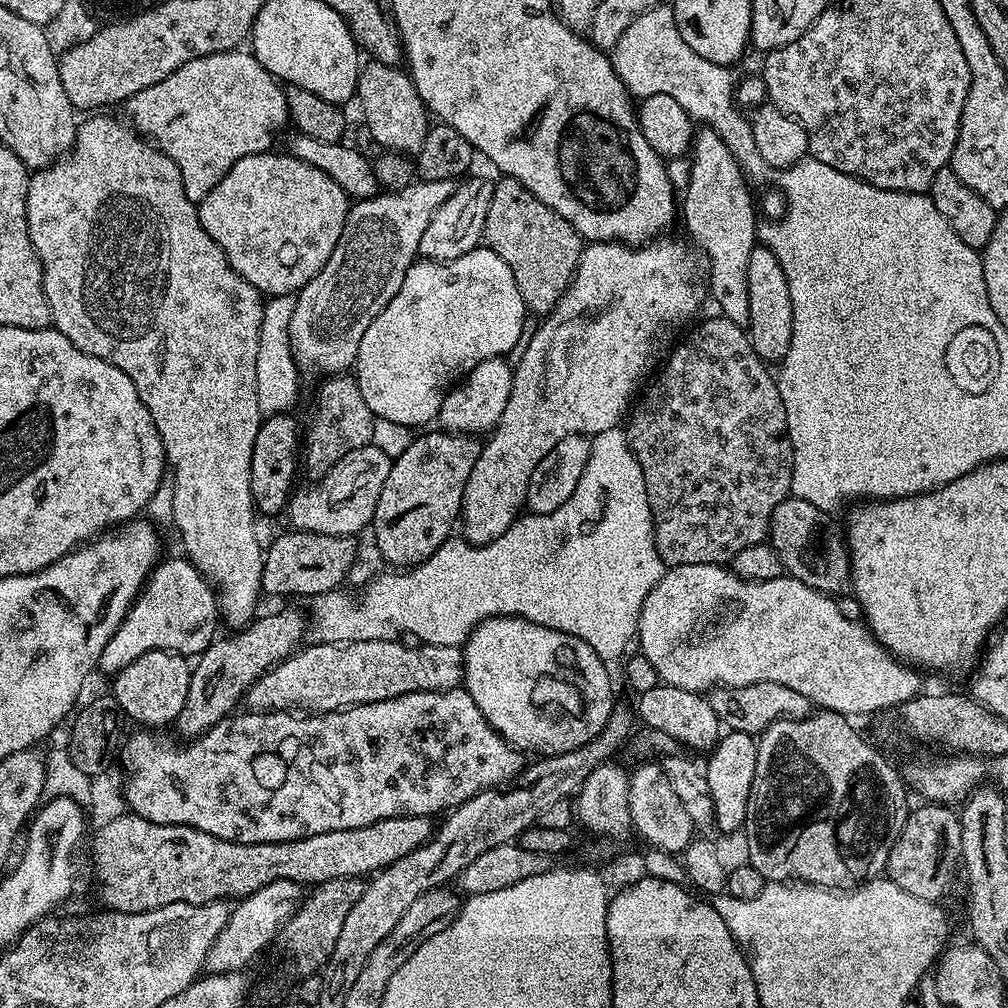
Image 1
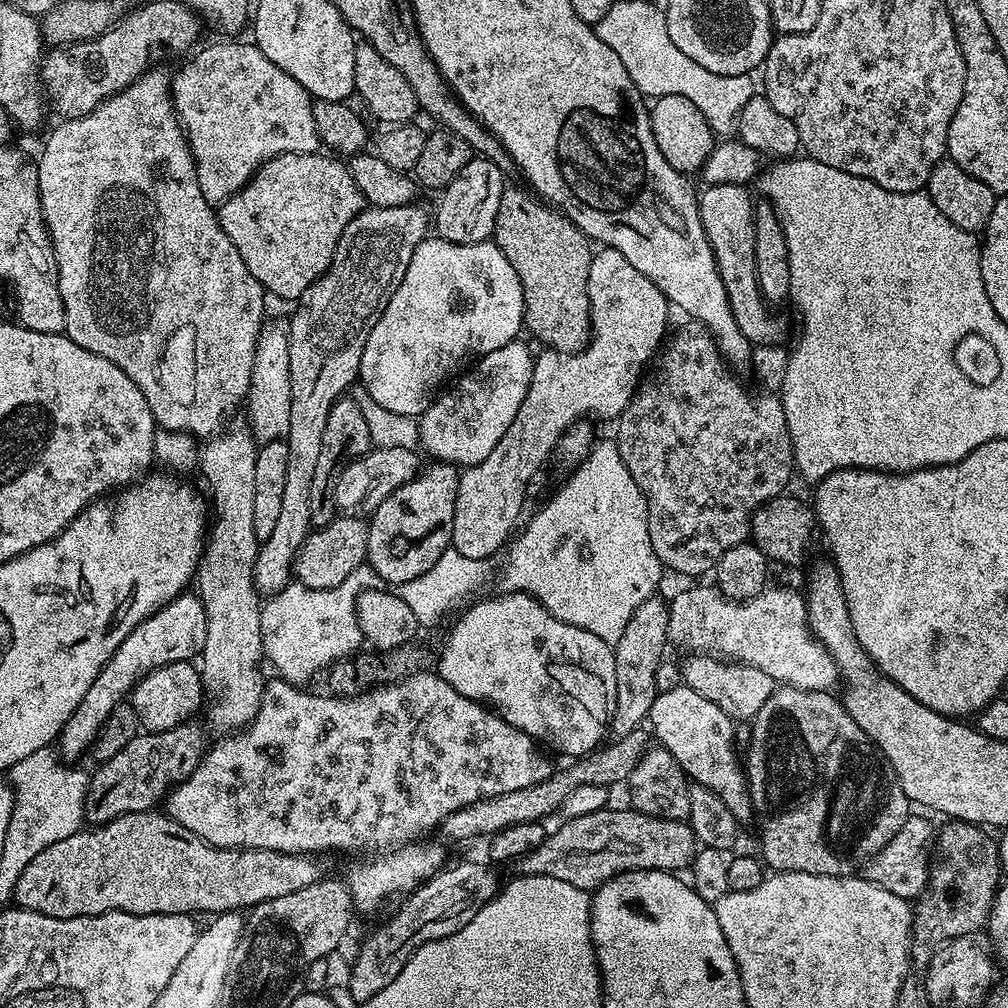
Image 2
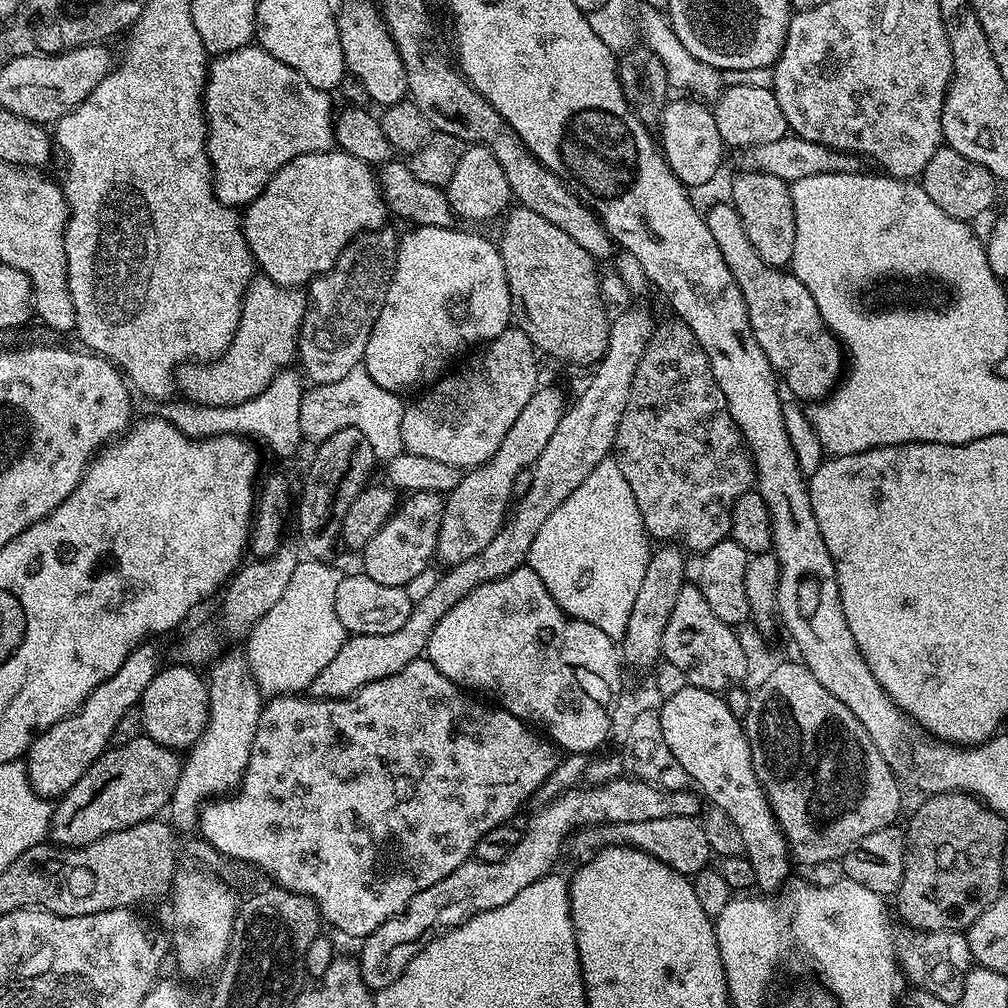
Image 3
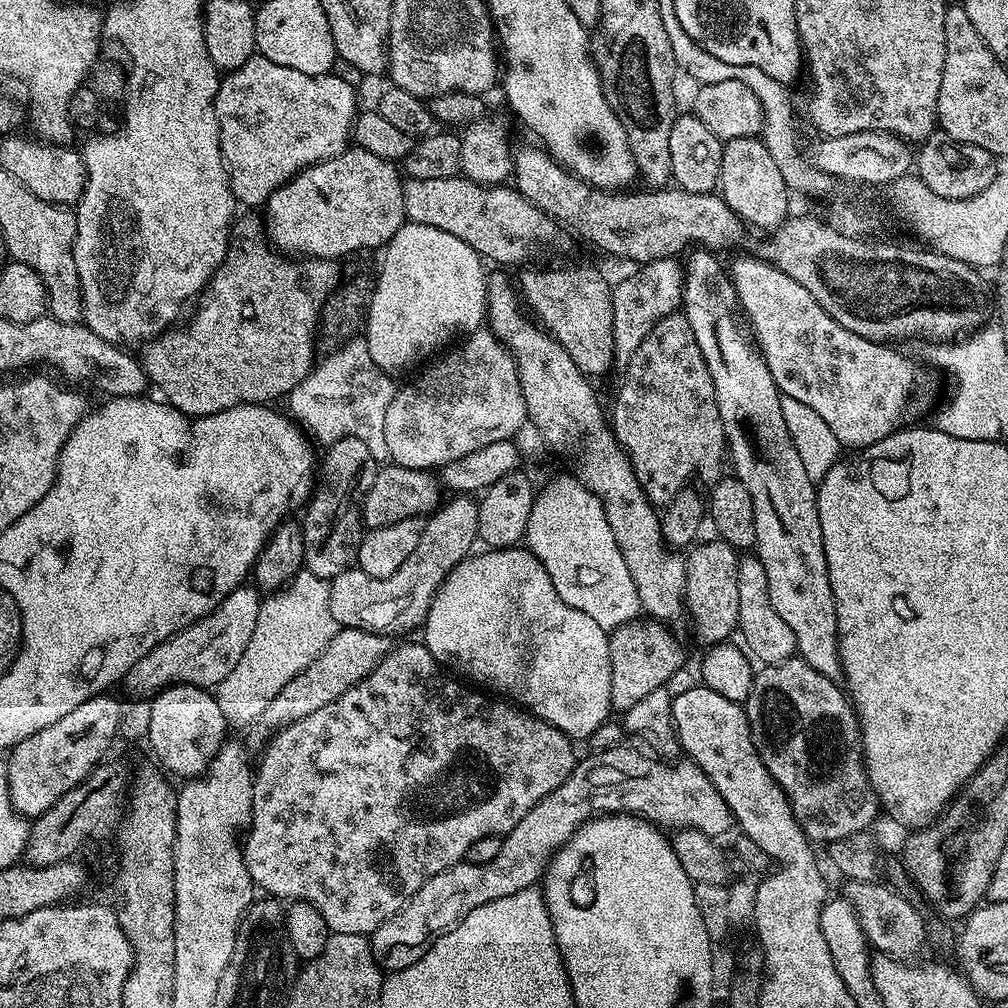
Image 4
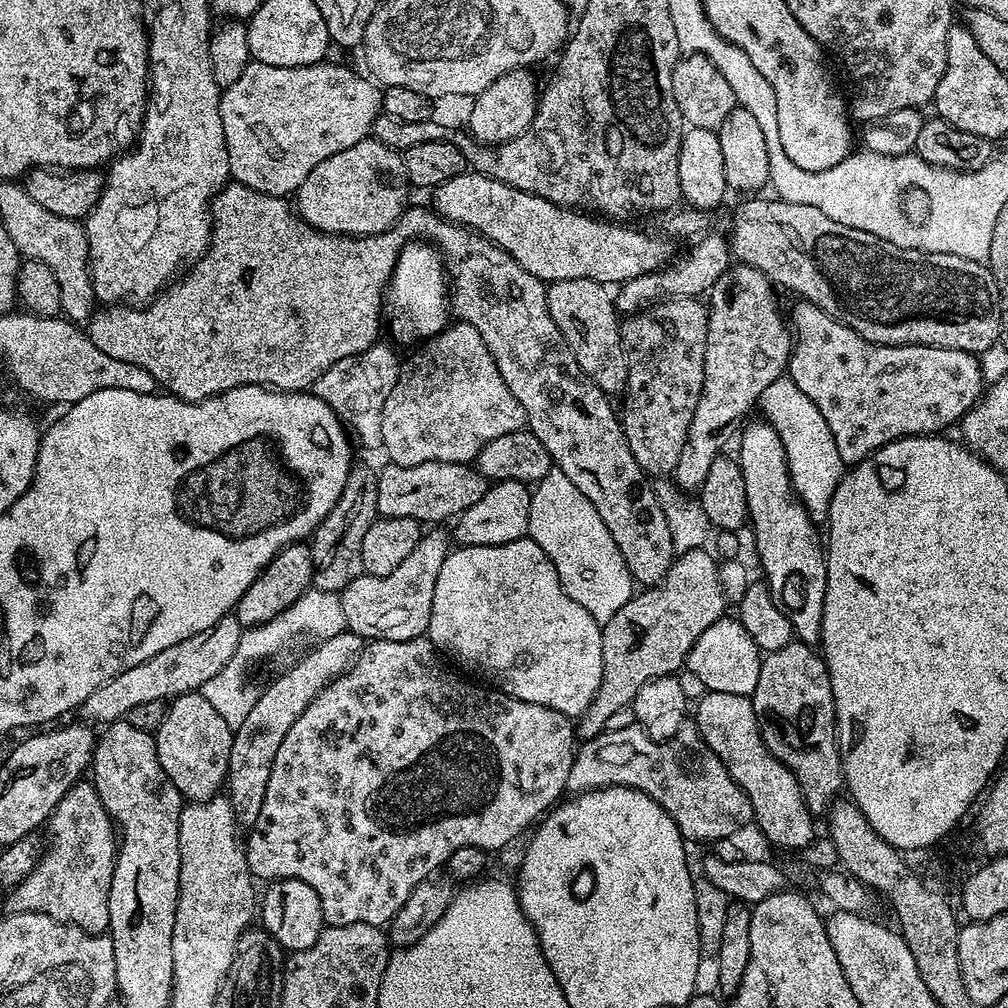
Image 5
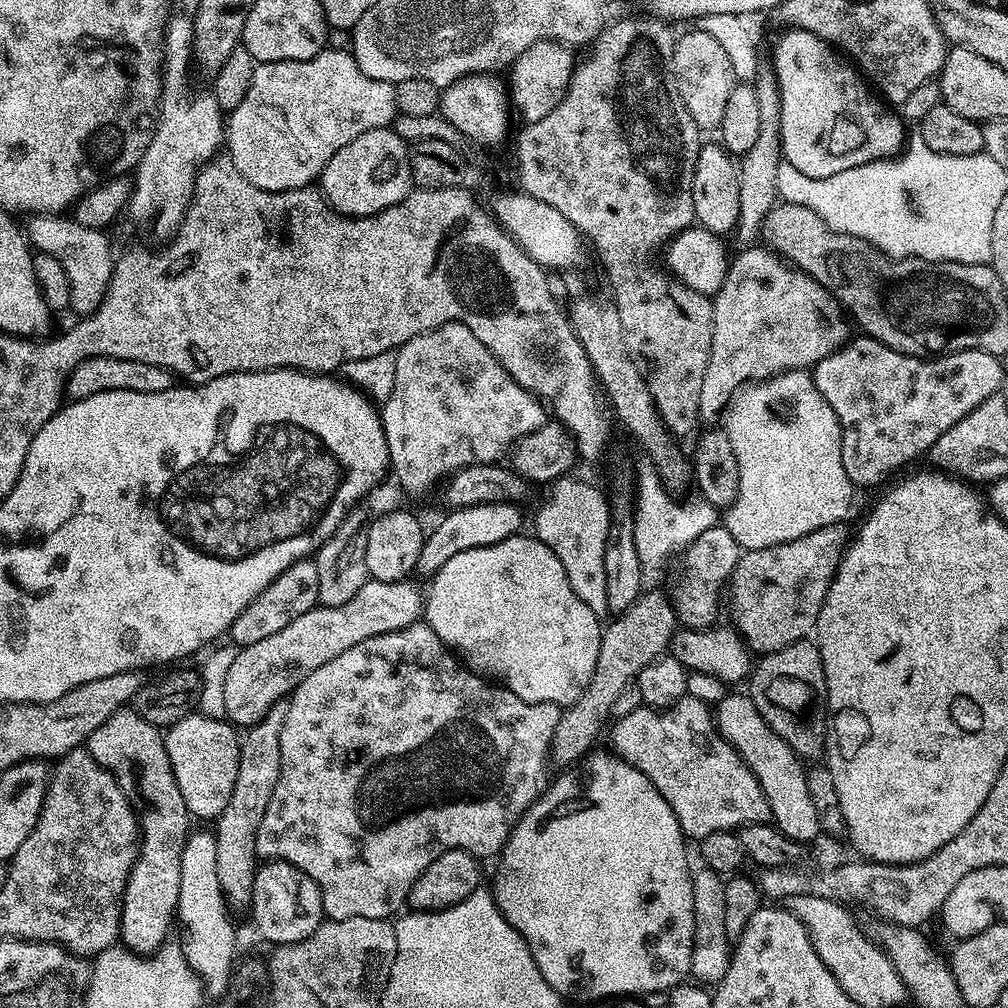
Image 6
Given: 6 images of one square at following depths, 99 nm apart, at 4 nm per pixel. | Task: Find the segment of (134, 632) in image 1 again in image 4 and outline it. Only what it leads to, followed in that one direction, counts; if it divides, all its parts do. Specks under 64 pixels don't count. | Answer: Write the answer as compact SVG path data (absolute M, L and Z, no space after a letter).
M101 694L82 702L82 706L70 710L66 718L58 718L46 730L38 730L38 734L30 734L30 738L18 742L6 760L14 811L25 818L41 816L62 794L85 780L109 755L108 747L120 730L121 711L121 701L116 701L112 694Z

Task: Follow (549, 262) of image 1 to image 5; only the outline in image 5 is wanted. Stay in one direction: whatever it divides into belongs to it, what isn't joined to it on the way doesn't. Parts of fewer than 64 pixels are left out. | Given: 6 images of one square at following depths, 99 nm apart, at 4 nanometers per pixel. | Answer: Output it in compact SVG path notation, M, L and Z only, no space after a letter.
M590 278L554 280L547 285L547 290L550 318L562 330L562 338L566 338L578 366L609 397L619 397L628 386L628 354L613 293Z

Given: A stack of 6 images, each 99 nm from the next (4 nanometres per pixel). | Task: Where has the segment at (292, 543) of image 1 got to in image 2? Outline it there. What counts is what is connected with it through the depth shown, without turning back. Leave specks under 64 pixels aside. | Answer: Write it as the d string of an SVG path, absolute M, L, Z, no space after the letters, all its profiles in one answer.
M337 515L325 528L308 533L306 542L292 563L295 579L307 588L326 590L346 582L346 577L368 559L368 520L358 516Z

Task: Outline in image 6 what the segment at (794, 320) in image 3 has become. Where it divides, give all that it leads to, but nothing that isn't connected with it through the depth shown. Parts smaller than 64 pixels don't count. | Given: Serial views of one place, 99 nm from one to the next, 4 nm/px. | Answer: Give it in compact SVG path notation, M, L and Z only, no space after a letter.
M863 334L849 339L843 347L837 348L822 358L811 369L810 375L818 394L834 410L840 423L842 438L842 470L846 470L846 478L854 486L860 484L868 488L879 480L887 478L891 472L899 470L903 464L923 457L954 426L954 422L962 422L970 410L982 406L994 390L1006 378L1001 357L986 354L982 350L962 350L949 352L935 358L907 356L905 352L894 350L885 344L879 344L871 336Z

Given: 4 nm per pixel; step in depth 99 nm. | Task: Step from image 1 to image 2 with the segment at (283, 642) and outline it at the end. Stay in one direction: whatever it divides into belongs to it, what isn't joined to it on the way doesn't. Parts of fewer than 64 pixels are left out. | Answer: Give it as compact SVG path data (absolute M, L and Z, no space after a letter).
M196 722L179 724L165 732L136 735L114 758L103 761L97 767L100 769L91 773L85 794L84 820L99 826L122 814L153 811L159 800L161 803L177 784L194 772L204 759L205 751L204 732Z

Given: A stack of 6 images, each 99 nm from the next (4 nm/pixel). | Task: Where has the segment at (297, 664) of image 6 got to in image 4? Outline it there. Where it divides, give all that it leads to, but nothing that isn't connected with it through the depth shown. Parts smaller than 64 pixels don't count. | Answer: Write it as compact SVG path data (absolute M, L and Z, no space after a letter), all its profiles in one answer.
M456 494L448 499L424 520L424 533L418 546L414 546L414 554L410 554L410 558L406 558L406 562L402 562L402 566L398 566L390 578L370 578L370 574L353 566L330 581L332 617L337 625L376 632L389 638L396 638L399 632L421 627L436 591L450 570L467 560L477 547L475 544L478 544L479 503L468 494Z

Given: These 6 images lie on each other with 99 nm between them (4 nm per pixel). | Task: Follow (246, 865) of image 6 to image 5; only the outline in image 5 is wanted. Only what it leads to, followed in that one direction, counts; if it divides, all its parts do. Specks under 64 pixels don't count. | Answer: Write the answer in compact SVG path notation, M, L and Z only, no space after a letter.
M347 630L334 634L334 638L321 640L293 668L288 668L277 680L269 682L257 695L254 706L250 706L250 714L246 714L242 726L232 733L230 746L230 766L226 781L229 802L236 815L236 823L250 826L258 818L258 810L262 810L262 798L266 798L266 782L270 782L270 770L274 766L274 758L278 758L278 746L282 746L282 738L302 718L302 710L310 706L310 702L330 682L334 682L360 657L360 651L366 641L357 632Z

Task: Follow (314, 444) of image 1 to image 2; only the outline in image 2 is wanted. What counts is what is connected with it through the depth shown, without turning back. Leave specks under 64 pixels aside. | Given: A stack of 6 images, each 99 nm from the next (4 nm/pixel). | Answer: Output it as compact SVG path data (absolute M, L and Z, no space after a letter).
M341 398L330 410L326 418L326 430L322 433L322 450L318 454L318 467L314 470L314 483L310 485L310 518L313 529L325 528L330 521L336 519L336 483L350 462L359 456L365 456L373 447L369 427L363 418L357 401Z

